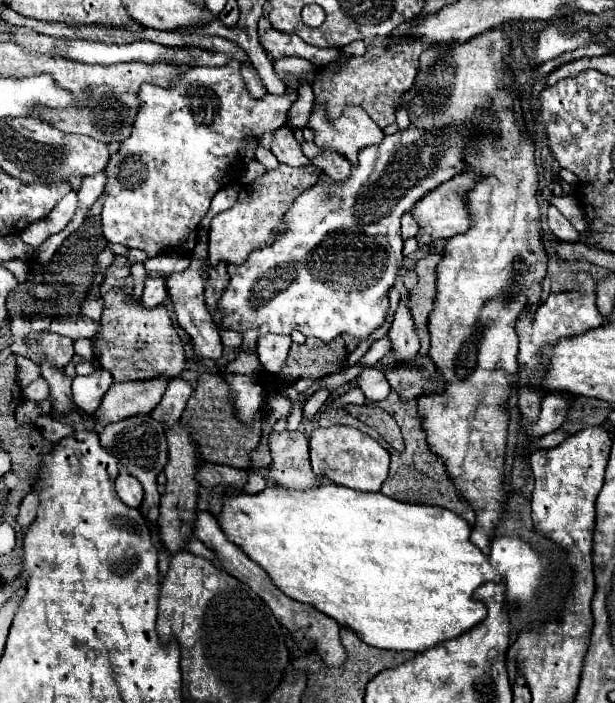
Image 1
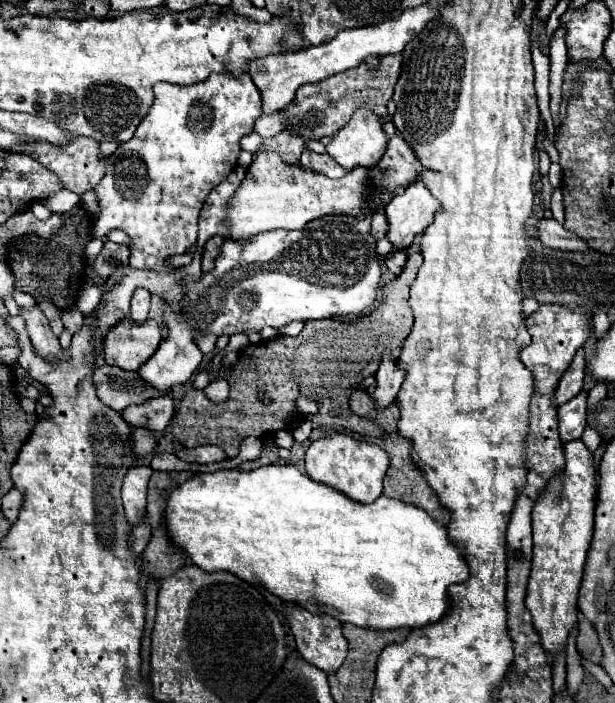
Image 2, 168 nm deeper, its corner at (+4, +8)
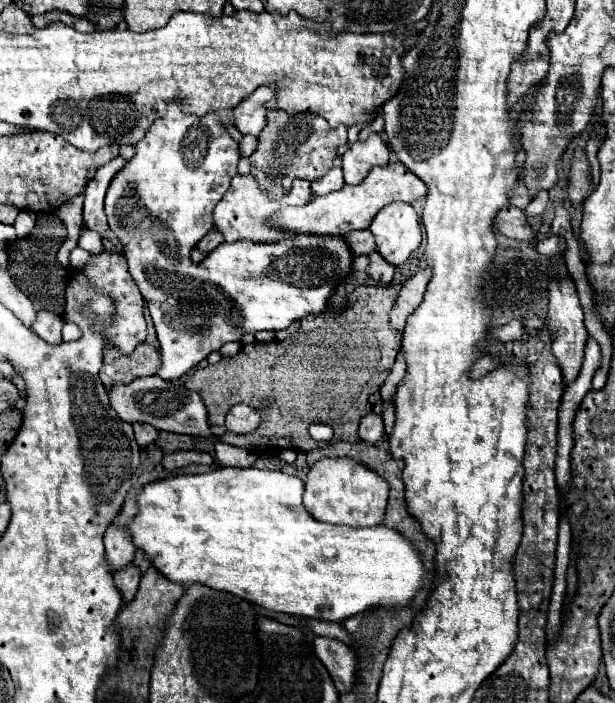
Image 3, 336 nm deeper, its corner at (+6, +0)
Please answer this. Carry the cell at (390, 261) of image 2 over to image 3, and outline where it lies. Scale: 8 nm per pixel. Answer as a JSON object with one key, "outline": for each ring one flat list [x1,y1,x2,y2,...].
{"outline":[[373,251,373,253,369,253,367,273,369,273,371,279,375,279,375,281,379,281,379,283,391,283,393,273,395,273,395,267,389,265,377,251]]}

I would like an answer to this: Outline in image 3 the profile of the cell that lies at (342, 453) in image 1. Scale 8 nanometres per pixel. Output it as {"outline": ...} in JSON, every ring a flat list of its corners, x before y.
{"outline":[[321,459,309,469,305,483,305,509,317,521,349,527,375,527,383,523,389,487,377,473,361,467,355,459]]}

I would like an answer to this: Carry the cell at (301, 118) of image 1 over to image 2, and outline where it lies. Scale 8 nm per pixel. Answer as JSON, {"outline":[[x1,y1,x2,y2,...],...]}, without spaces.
{"outline":[[275,111,271,115,261,115,257,121,255,121,255,131,261,135,261,137,273,137,277,133,281,133,285,127,287,127,287,115,283,115,283,111]]}

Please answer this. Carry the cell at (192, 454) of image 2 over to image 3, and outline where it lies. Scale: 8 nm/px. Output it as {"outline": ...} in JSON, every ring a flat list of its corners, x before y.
{"outline":[[177,451,177,453,165,455,161,461,163,469,167,469,167,471,187,467,191,463,213,463,213,457,209,453,203,453,203,451]]}

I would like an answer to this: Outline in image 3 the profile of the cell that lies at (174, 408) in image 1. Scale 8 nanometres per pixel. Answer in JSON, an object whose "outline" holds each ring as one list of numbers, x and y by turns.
{"outline":[[133,423,133,431,135,431,135,441,139,447,145,447,145,445,151,445,159,431,155,427,149,427,149,425,143,425,143,423]]}

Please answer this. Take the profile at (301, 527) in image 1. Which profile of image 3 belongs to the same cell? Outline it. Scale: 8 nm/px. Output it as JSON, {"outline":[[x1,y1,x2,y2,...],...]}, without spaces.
{"outline":[[219,467,219,469,209,471,209,473,173,475,167,479,153,481,149,485,141,487,141,491,137,493,137,515,131,521,127,521,123,529,131,535,133,545,137,549,141,549,149,557,151,565,159,573,163,573,169,581,175,581,181,585,201,583,201,585,207,585,211,589,237,595,249,603,257,603,269,611,289,613,289,615,299,615,299,617,311,617,311,619,323,619,323,621,345,621,345,619,369,609,369,605,371,607,375,607,375,605,403,607,415,597,415,593,419,591,419,587,425,581,425,567,417,555,417,549,399,531,387,529,385,525,353,529,353,527,345,527,345,525,327,525,327,523,313,519,303,507,303,481,299,477,287,475,283,471,263,471,263,469,255,469,255,467,245,467,245,469,241,469,241,467]]}

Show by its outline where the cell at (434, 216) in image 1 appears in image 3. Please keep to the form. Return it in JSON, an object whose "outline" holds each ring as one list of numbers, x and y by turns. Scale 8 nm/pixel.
{"outline":[[393,203,383,207,369,231,375,237,377,253,391,265,405,263,421,245,421,227,413,205]]}

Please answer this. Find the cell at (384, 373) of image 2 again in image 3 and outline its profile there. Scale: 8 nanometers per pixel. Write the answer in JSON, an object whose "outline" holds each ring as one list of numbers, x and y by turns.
{"outline":[[367,415,361,419,361,425,359,425,361,441,377,445,381,435,383,435,383,417,381,415]]}

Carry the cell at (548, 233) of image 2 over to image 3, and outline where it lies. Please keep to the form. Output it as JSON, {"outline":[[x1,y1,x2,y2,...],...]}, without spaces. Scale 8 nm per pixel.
{"outline":[[507,205,507,207,499,209,495,219,493,219,493,227,497,233,503,233,507,237,535,241,535,233,531,231,531,227,527,223,525,213,515,205]]}

